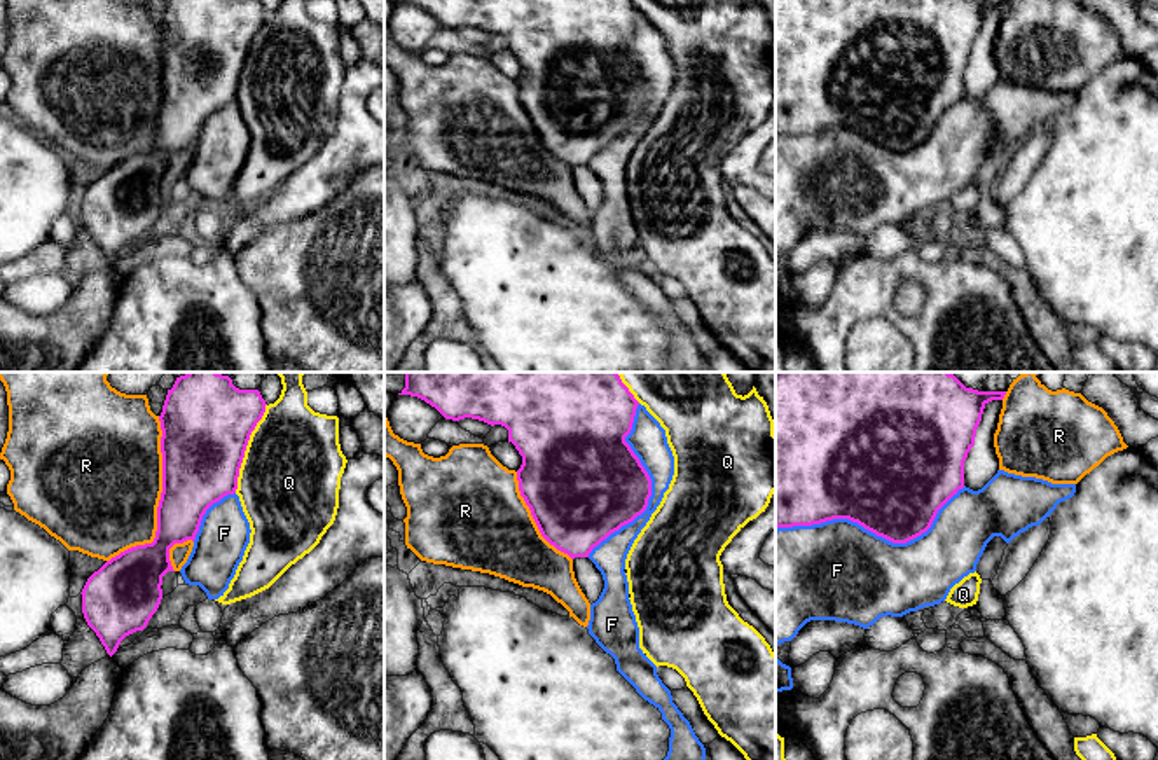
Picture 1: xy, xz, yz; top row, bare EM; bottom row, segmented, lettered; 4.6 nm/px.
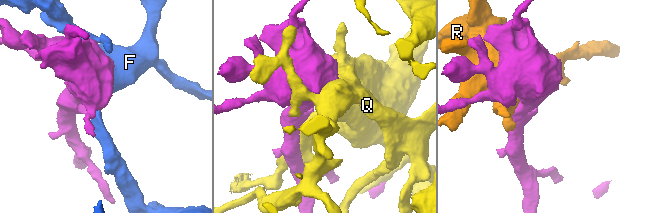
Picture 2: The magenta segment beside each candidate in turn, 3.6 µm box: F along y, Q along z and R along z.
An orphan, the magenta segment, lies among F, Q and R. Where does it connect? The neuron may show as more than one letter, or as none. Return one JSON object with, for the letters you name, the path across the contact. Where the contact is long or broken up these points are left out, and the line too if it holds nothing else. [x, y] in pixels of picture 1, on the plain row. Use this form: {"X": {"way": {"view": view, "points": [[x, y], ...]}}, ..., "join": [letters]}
{"join": ["F"]}

